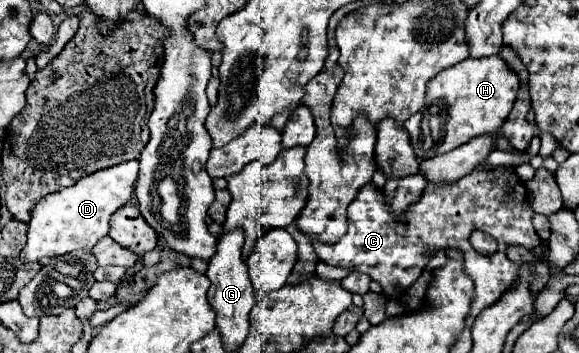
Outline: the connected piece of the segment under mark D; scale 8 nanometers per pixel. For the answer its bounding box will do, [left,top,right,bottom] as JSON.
[19,160,139,262]

